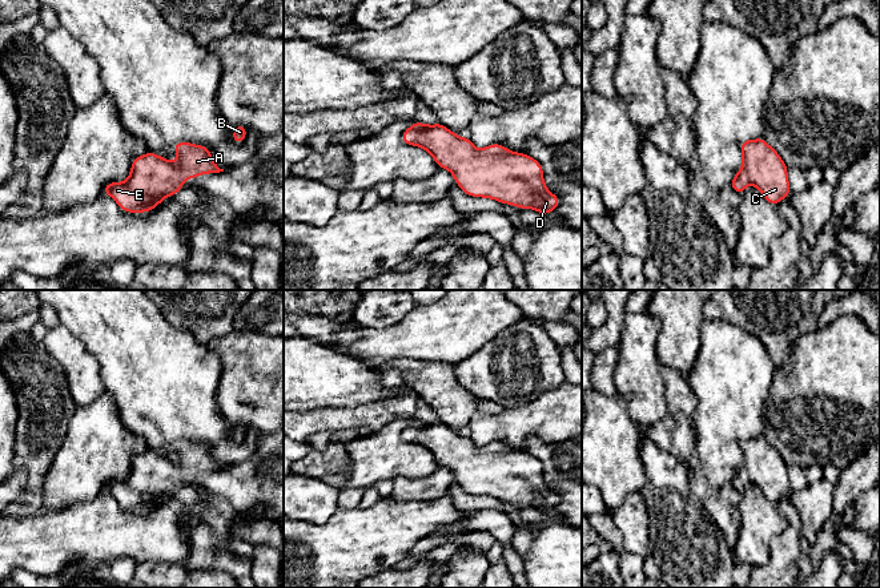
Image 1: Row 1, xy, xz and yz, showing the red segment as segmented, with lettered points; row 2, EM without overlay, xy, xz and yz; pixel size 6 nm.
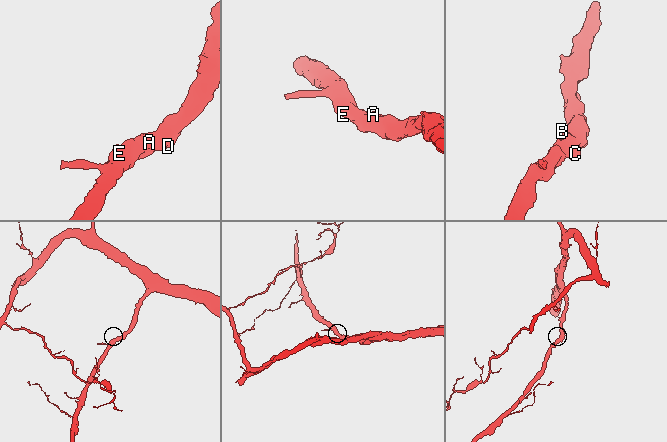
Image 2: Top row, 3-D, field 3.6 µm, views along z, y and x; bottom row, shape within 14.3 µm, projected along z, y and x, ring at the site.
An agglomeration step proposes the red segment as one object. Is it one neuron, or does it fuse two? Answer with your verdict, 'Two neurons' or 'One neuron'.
One neuron

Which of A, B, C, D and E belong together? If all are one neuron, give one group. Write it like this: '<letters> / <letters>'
A B C D E

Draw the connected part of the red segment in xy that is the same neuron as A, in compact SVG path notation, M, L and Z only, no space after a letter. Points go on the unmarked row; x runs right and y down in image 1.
M176 440L174 450L174 463L152 450L134 456L128 478L107 482L101 491L109 492L124 510L142 511L153 508L168 494L177 492L184 478L224 470L206 444Z

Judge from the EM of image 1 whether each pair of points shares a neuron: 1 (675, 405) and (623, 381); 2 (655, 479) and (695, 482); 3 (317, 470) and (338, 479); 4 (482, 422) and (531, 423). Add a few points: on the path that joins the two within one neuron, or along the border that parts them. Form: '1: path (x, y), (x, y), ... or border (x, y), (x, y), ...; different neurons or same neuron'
1: border (660, 370), (664, 378), (666, 414), (649, 427); different neurons
2: border (671, 455), (684, 466), (688, 486), (704, 508); different neurons
3: path (322, 470), (329, 470), (333, 474); same neuron
4: path (494, 423), (519, 423); same neuron

